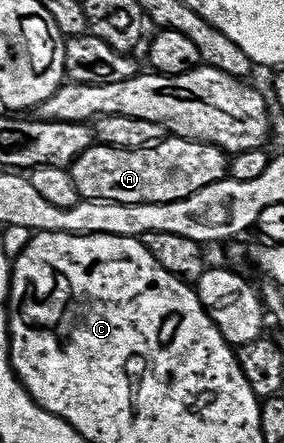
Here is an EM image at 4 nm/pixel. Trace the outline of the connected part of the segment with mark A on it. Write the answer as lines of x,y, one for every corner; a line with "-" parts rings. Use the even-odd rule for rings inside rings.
167,138
151,147
118,149
93,143
71,166
74,187
81,200
105,200
119,204
165,204
190,198
214,182
229,179
229,153
199,140

